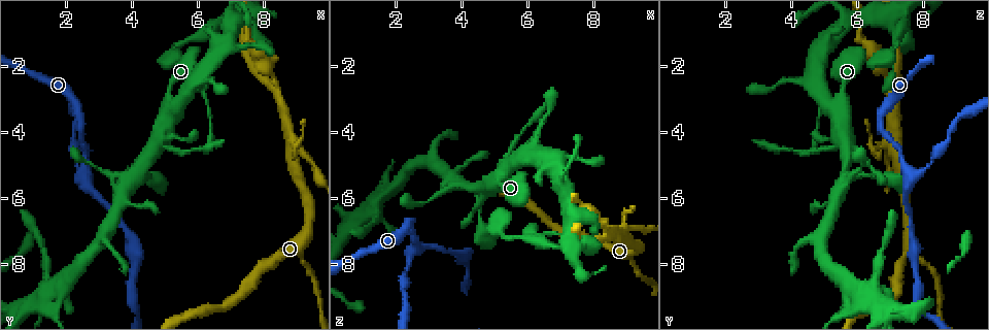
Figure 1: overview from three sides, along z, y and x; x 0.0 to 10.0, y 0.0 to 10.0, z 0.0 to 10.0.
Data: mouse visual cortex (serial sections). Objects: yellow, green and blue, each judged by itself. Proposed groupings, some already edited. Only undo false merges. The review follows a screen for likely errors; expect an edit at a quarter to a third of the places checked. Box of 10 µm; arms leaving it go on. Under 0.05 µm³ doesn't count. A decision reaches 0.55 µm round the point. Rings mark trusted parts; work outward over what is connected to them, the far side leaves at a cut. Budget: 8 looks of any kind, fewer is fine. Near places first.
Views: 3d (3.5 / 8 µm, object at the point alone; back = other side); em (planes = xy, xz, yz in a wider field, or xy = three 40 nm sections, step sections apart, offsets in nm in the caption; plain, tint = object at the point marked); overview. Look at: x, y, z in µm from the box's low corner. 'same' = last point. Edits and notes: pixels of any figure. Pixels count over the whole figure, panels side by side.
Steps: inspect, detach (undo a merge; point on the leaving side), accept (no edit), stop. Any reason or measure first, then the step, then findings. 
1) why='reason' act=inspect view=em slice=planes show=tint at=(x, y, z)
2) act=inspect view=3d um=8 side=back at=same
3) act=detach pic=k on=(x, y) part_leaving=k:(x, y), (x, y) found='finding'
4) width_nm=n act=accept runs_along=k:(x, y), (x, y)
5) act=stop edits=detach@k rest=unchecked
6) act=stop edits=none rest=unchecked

why='sharp bend' act=inspect view=3d um=3.5 side=back at=(8.85, 4.50, 7.15)

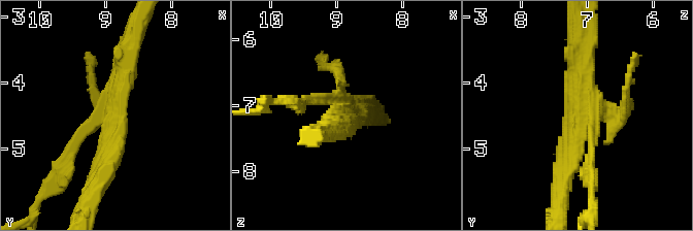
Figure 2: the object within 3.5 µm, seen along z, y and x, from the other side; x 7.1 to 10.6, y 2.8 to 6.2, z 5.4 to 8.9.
act=inspect view=em slice=xy step=5 show=tint at=(8.85, 4.50, 7.15)

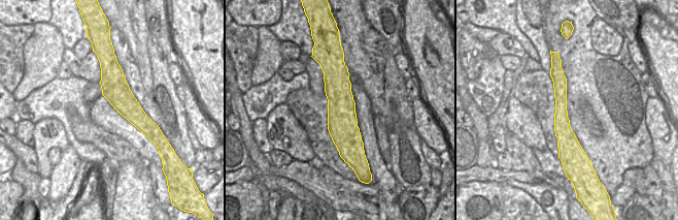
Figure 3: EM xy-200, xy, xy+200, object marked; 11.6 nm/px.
act=detach pic=2 on=(338, 68) found='a second cell is stuck on'

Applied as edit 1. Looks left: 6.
act=inspect view=overview

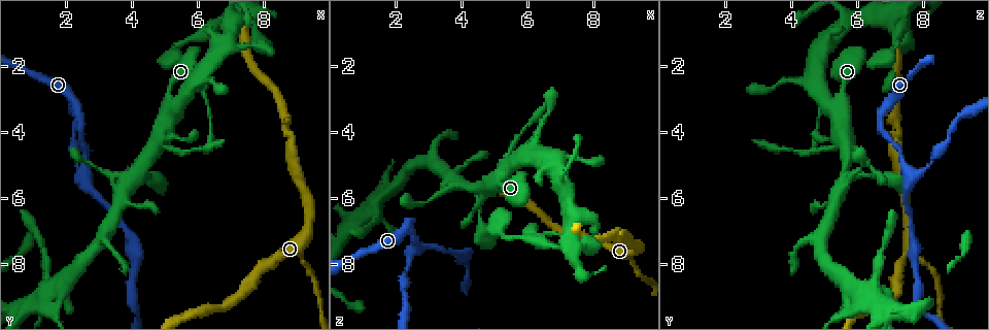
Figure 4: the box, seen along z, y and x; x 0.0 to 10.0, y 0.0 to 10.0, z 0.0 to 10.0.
why='small branch off a trunk' act=inspect view=3d um=3.5 side=back at=(4.80, 4.30, 5.65)

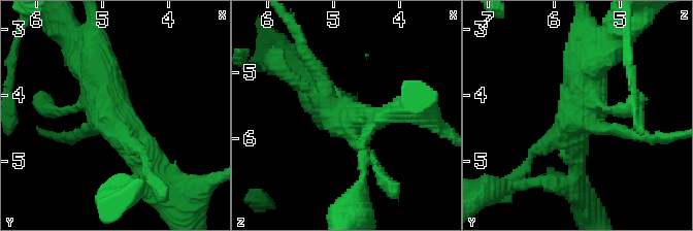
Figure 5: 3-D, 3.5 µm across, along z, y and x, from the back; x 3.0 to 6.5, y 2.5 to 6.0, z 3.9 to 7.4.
why='need the tissue' act=inspect view=em slice=xy step=3 show=tint at=(4.80, 4.35, 5.60)

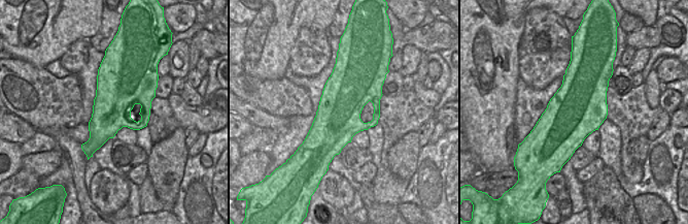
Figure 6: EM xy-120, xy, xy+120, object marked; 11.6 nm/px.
act=inspect view=em slice=xy step=5 show=tint at=same

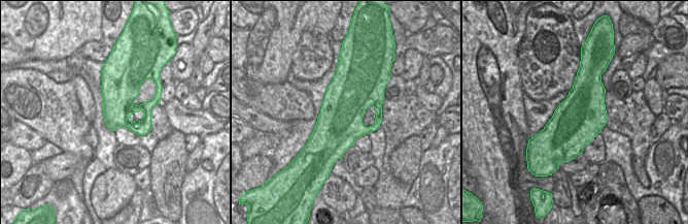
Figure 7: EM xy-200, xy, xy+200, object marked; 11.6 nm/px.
act=accept runs_along=5:(95, 55), (120, 128), (152, 175) found='continuous, no second cell'

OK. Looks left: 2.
act=stop edits=detach@2 rest=unchecked

